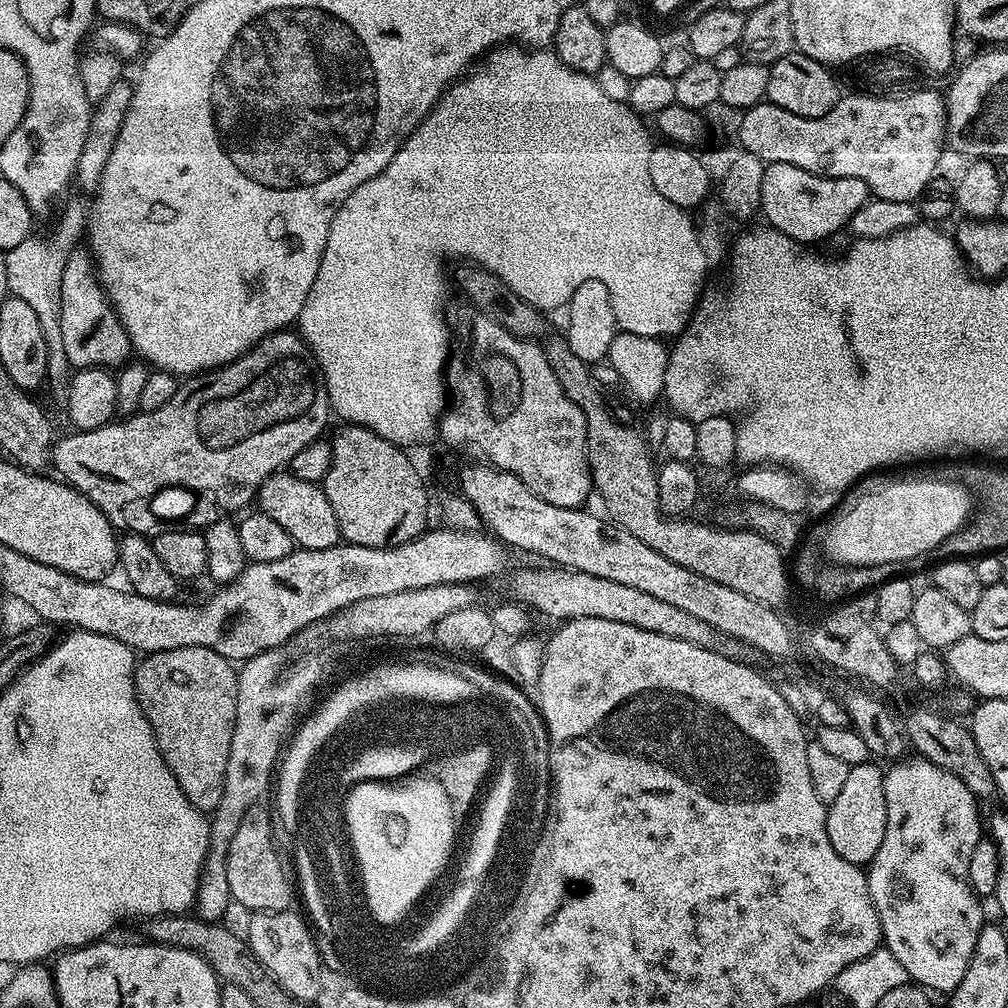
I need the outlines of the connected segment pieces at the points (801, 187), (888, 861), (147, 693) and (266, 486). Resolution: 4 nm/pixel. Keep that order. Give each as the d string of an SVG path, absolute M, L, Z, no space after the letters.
M786 162L765 164L762 174L760 212L771 227L777 228L800 246L812 246L851 225L854 214L868 203L870 193L862 178L830 178L798 170Z
M904 758L899 762L893 763L884 773L886 834L882 838L882 846L878 846L878 854L874 854L871 864L867 865L866 868L868 889L870 890L870 898L878 910L883 947L888 948L890 954L894 954L894 958L898 958L898 962L902 962L902 970L906 970L909 981L932 994L935 994L935 992L951 994L958 986L958 982L962 982L962 978L966 974L966 966L970 966L970 958L974 954L974 946L978 946L980 932L986 923L984 912L980 909L980 904L982 904L981 897L977 896L968 881L970 854L974 854L974 846L982 838L982 820L980 824L980 812L976 809L976 804L978 805L977 797L973 796L972 791L966 786L966 782L962 782L962 778L958 778L954 774L939 768L930 760L923 758L908 759Z
M186 646L185 648L179 648L178 650L162 650L161 652L145 655L143 659L137 663L136 675L132 677L132 681L136 687L136 697L140 703L140 709L143 710L146 714L146 718L150 722L152 733L158 742L158 750L162 754L166 766L170 766L174 778L178 782L178 786L182 786L182 794L186 794L188 801L191 802L199 812L205 814L211 814L222 798L222 786L224 785L224 779L226 778L226 758L230 758L230 738L234 734L236 707L238 706L237 675L238 672L234 667L233 661L227 660L222 654L218 654L206 646Z
M281 470L266 478L258 490L258 508L264 515L274 518L278 526L290 534L293 545L310 550L326 550L341 543L338 518L334 518L334 506L326 498L319 483L303 480L291 471Z

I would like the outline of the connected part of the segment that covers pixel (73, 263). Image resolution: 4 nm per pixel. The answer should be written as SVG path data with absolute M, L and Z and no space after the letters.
M83 251L70 254L62 274L62 346L66 346L66 358L73 369L116 370L129 363L134 349L112 301L104 291L91 255Z

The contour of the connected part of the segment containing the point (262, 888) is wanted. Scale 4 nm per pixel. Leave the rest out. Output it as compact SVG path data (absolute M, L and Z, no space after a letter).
M258 803L253 808L248 808L246 814L242 814L242 823L239 824L238 830L234 830L234 838L230 838L230 846L228 847L228 857L226 858L226 882L230 882L230 894L232 895L233 901L242 907L248 908L252 912L282 912L293 907L292 904L292 888L294 889L293 881L288 881L288 876L284 873L284 868L280 865L280 856L276 853L276 844L272 841L272 820L274 824L274 816L271 811L269 813L264 809L263 803Z

